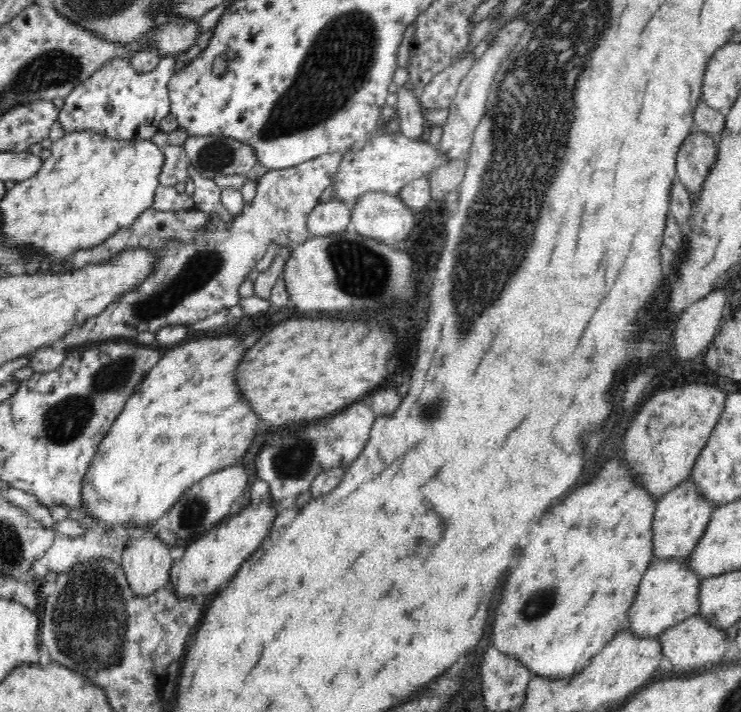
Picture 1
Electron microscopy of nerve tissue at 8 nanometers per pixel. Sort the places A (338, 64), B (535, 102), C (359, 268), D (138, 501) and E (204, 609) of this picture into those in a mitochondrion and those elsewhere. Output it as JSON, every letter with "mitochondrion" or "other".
{"A":"mitochondrion","B":"mitochondrion","C":"mitochondrion","D":"other","E":"other"}

